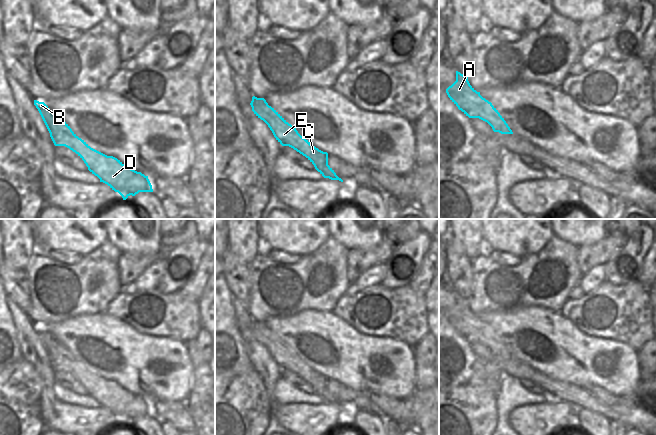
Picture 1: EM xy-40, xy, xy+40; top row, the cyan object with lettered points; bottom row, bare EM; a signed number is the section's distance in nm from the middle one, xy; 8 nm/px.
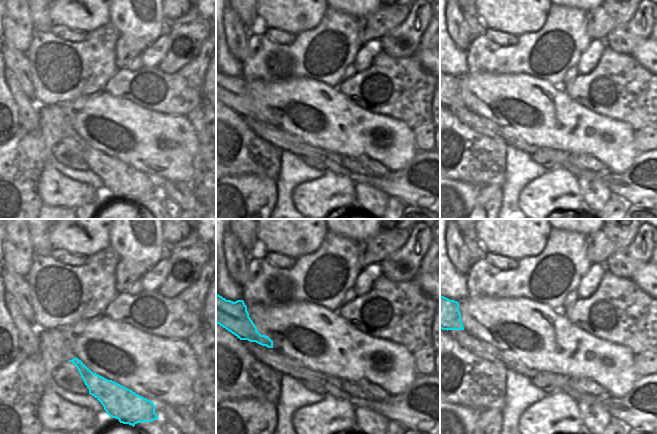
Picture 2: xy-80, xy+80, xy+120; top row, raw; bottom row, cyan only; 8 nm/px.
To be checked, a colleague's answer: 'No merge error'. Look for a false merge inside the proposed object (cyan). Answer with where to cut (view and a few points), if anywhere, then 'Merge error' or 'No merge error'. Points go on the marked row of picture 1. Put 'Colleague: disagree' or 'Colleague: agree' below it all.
No split. No merge error.
Colleague: agree

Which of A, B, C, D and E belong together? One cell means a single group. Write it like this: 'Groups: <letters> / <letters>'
Groups: A B C D E.

